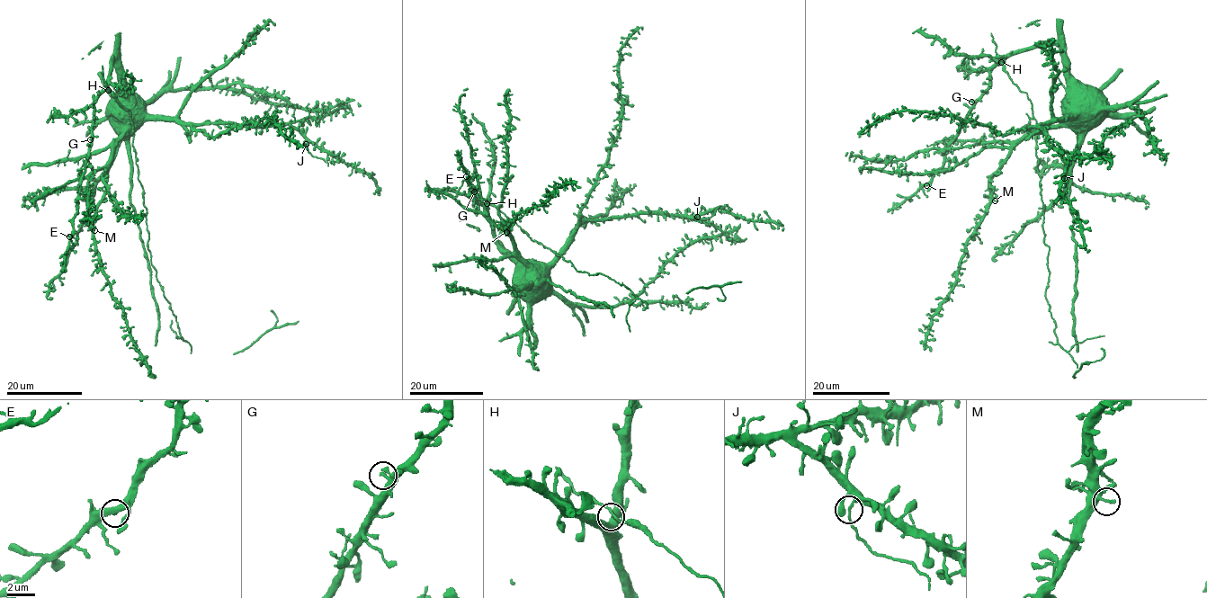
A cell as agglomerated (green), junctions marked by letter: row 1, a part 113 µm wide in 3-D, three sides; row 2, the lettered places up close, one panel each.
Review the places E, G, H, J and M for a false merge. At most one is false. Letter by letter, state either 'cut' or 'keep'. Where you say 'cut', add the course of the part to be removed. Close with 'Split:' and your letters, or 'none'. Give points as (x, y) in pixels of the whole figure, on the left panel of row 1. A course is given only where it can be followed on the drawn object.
E: keep
G: keep
H: keep
J: cut; course (306, 144), (310, 154), (323, 159), (328, 166)
M: keep
Split: J

